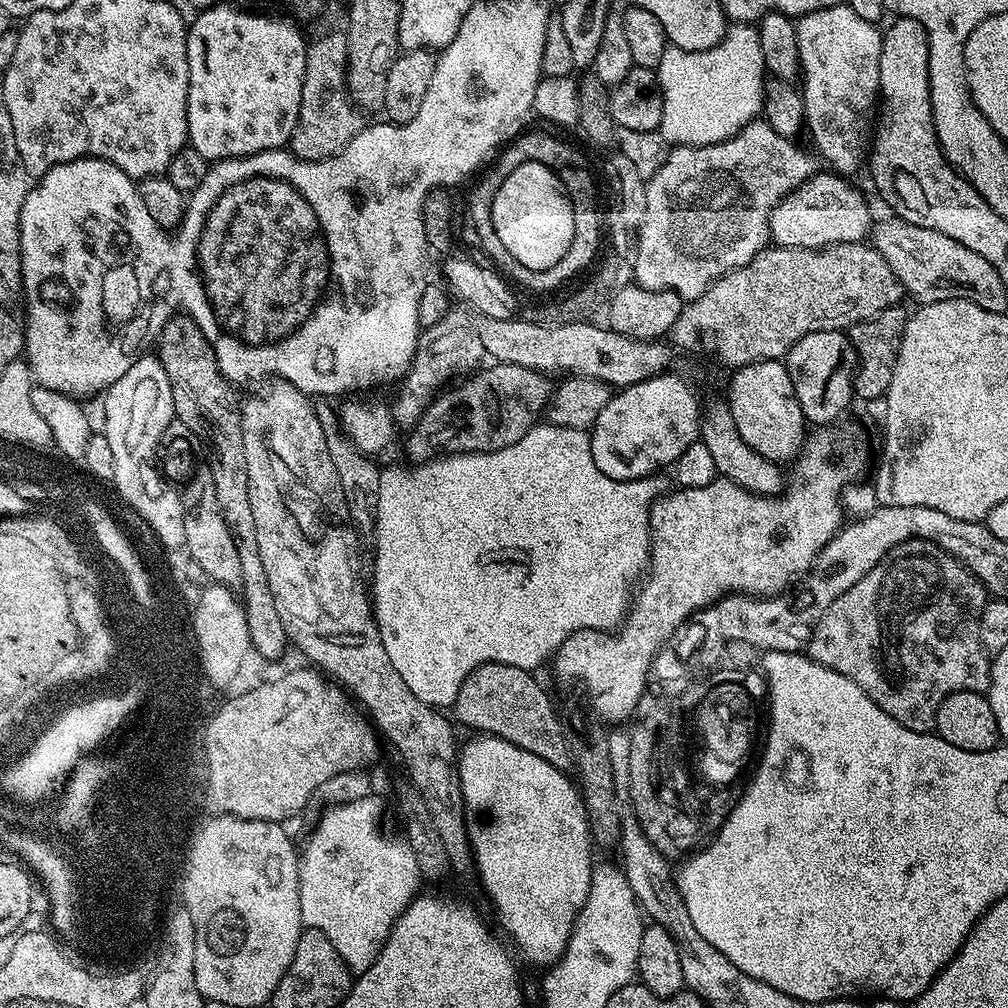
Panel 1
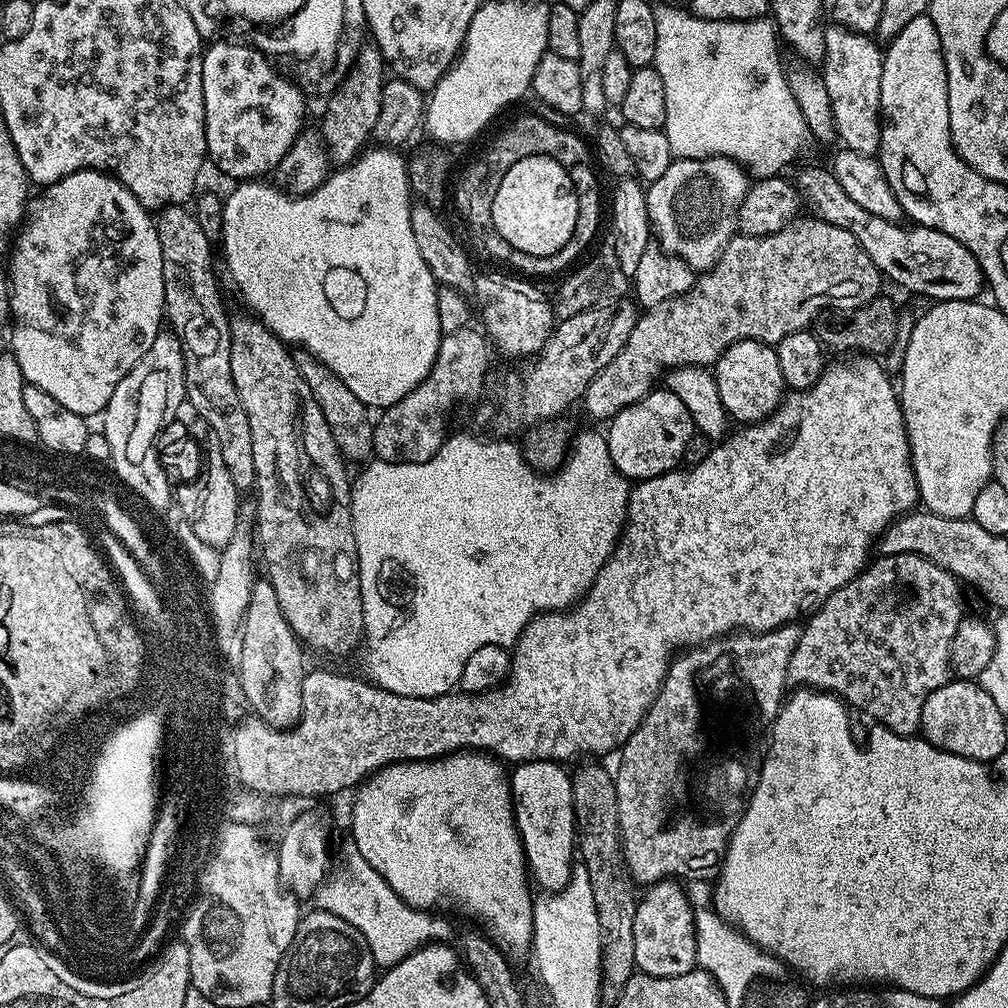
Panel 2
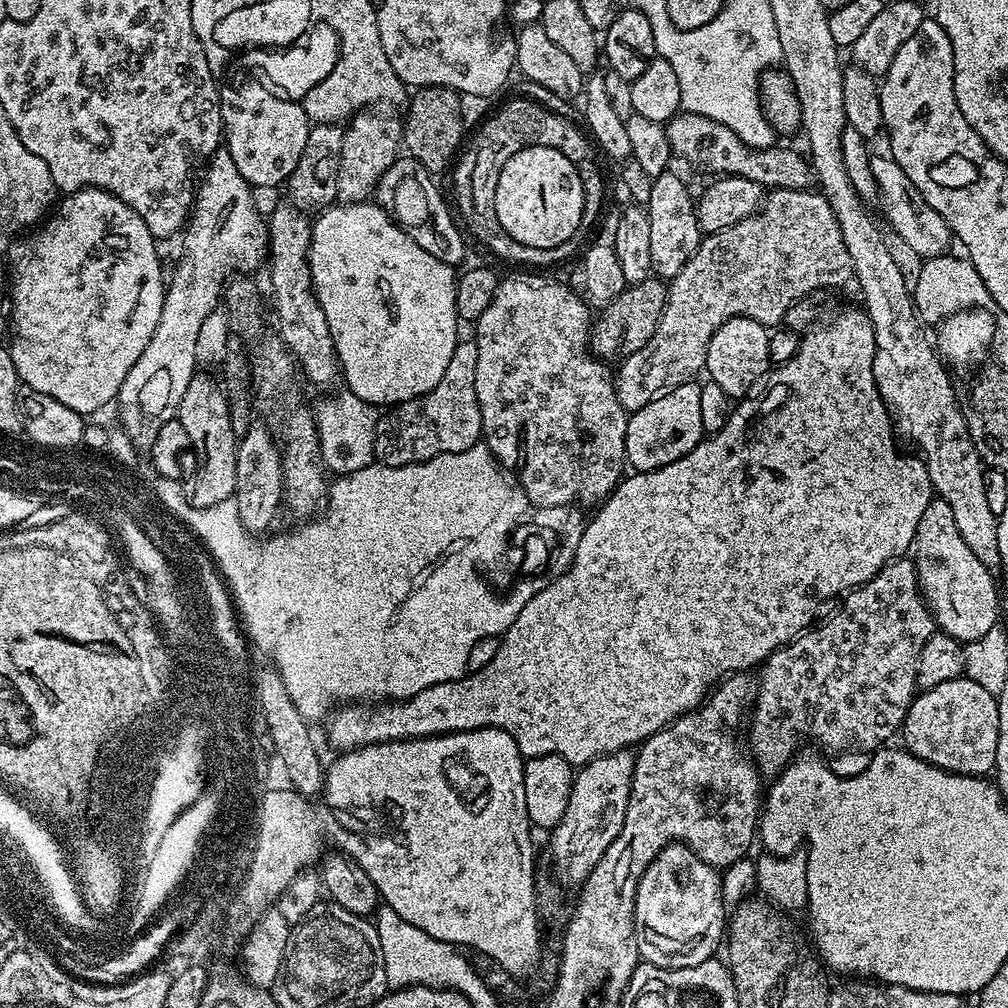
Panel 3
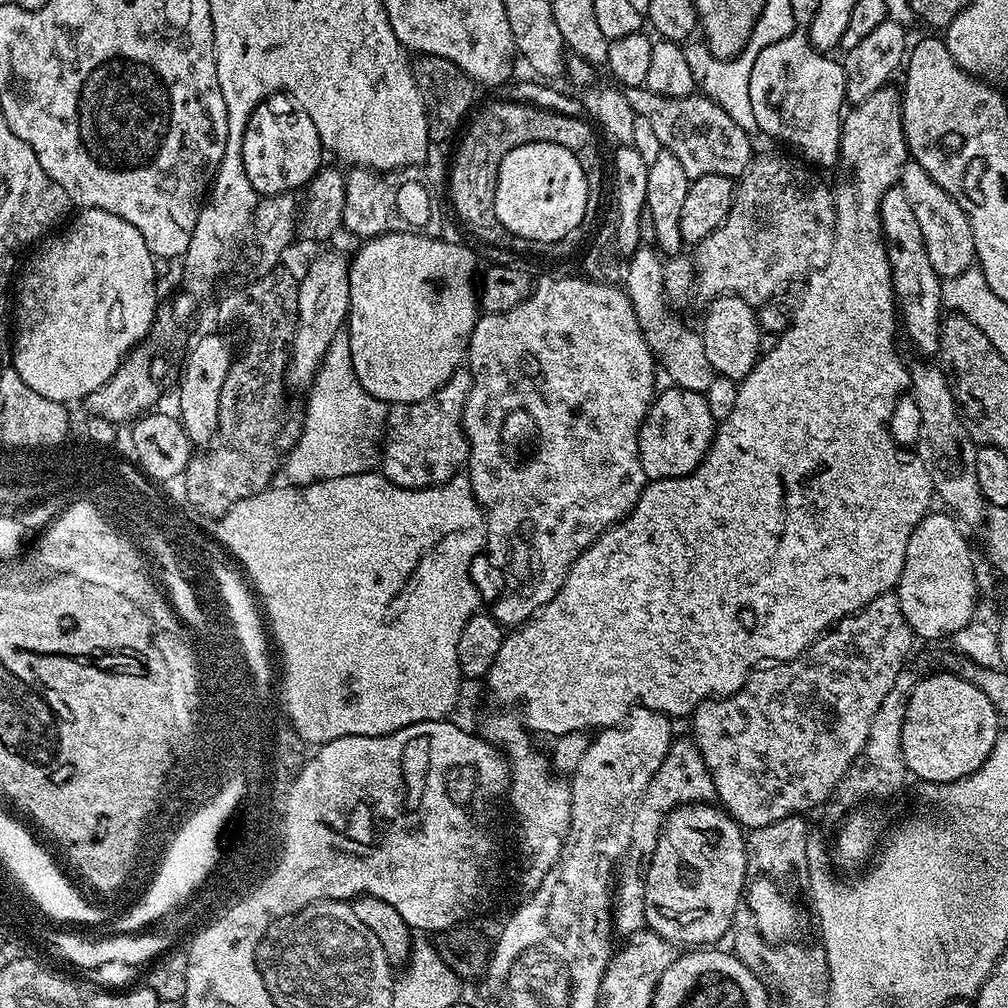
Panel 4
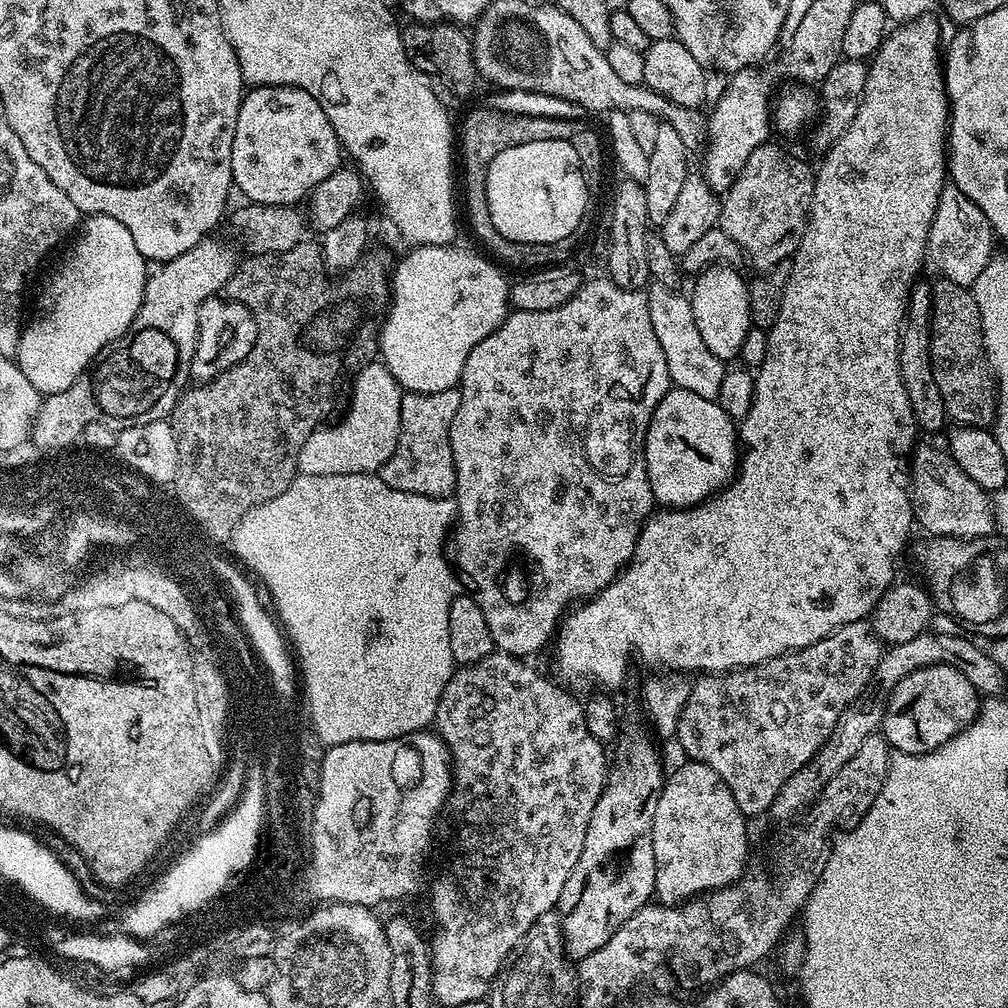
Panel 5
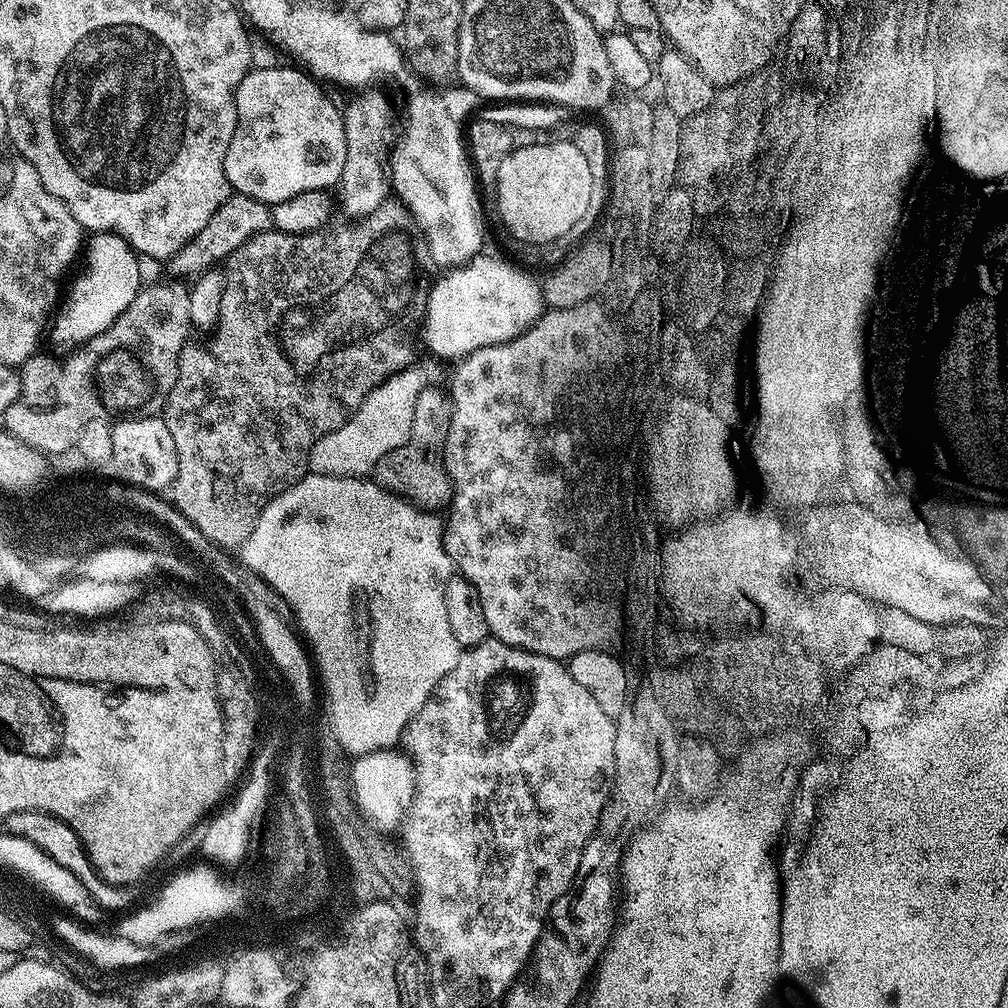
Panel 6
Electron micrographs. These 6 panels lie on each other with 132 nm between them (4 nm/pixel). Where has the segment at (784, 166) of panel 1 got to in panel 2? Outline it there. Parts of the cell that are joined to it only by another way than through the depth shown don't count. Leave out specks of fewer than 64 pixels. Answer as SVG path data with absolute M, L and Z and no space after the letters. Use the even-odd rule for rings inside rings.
M730 157L673 159L662 178L647 185L648 217L654 240L670 256L682 258L699 274L716 265L722 250L737 235L740 207L750 187L745 165Z

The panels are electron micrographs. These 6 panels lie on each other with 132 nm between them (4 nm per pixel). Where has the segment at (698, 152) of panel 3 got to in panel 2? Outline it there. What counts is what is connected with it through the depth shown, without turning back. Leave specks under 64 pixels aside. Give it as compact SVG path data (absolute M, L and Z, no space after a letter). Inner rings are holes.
M824 166L824 168L804 168L797 176L794 176L794 183L802 197L803 203L808 204L813 208L815 215L821 220L830 222L834 226L842 226L842 230L850 230L850 234L854 234L854 238L858 238L858 246L862 246L862 250L866 250L866 254L870 254L870 262L874 262L874 266L880 271L881 277L893 280L900 288L905 288L908 292L913 292L916 296L929 296L929 301L939 302L941 300L975 300L981 294L980 291L985 291L986 281L984 278L984 271L978 266L978 258L974 258L974 254L970 254L970 250L966 250L966 246L962 246L962 242L958 242L954 238L950 238L950 234L942 234L942 230L934 230L933 228L921 228L919 226L908 226L908 229L903 228L903 223L897 221L887 221L886 218L878 218L875 214L870 214L865 207L858 206L839 185L838 179L832 173L831 167Z

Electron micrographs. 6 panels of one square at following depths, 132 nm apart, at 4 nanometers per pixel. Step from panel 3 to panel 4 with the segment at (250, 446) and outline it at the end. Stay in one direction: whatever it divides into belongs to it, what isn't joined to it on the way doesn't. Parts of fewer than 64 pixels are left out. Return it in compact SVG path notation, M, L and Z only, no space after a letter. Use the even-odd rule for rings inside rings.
M330 250L316 257L306 270L306 274L301 276L298 282L297 290L297 316L296 332L291 343L290 359L286 370L285 383L292 389L301 388L301 390L311 387L312 380L320 368L320 362L333 341L347 323L349 310L349 257L340 252Z

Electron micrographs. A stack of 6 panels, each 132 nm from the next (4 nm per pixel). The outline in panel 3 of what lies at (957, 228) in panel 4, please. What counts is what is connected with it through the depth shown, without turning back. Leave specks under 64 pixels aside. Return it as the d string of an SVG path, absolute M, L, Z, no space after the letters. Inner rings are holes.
M871 155L871 168L877 182L881 204L884 204L884 212L889 224L904 242L905 246L919 259L925 260L930 257L945 255L951 248L953 241L952 232L946 226L945 219L918 191L916 184L910 182L905 172L892 157L884 155ZM885 156L885 157L884 157Z

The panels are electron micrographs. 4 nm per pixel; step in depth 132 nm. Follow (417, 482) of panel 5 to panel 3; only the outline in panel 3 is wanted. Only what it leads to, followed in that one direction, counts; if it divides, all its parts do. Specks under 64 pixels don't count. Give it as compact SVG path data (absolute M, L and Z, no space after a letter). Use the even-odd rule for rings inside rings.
M475 339L457 340L456 349L450 358L450 366L446 366L446 374L442 374L442 382L438 382L434 390L418 398L410 398L401 404L393 404L381 415L376 424L376 437L374 438L375 459L386 466L397 468L407 464L421 464L442 454L458 454L462 450L470 450L470 446L481 443L482 414L478 406L478 394L474 390L474 370L477 366L478 346Z

